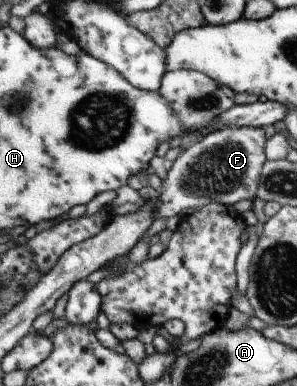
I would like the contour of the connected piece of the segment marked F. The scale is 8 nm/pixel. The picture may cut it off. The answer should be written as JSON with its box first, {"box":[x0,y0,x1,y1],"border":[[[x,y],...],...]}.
{"box":[155,126,268,220],"border":[[[225,126],[183,150],[169,166],[166,179],[158,191],[155,220],[209,206],[213,202],[236,205],[242,200],[254,200],[260,187],[261,174],[268,160],[263,127]]]}

